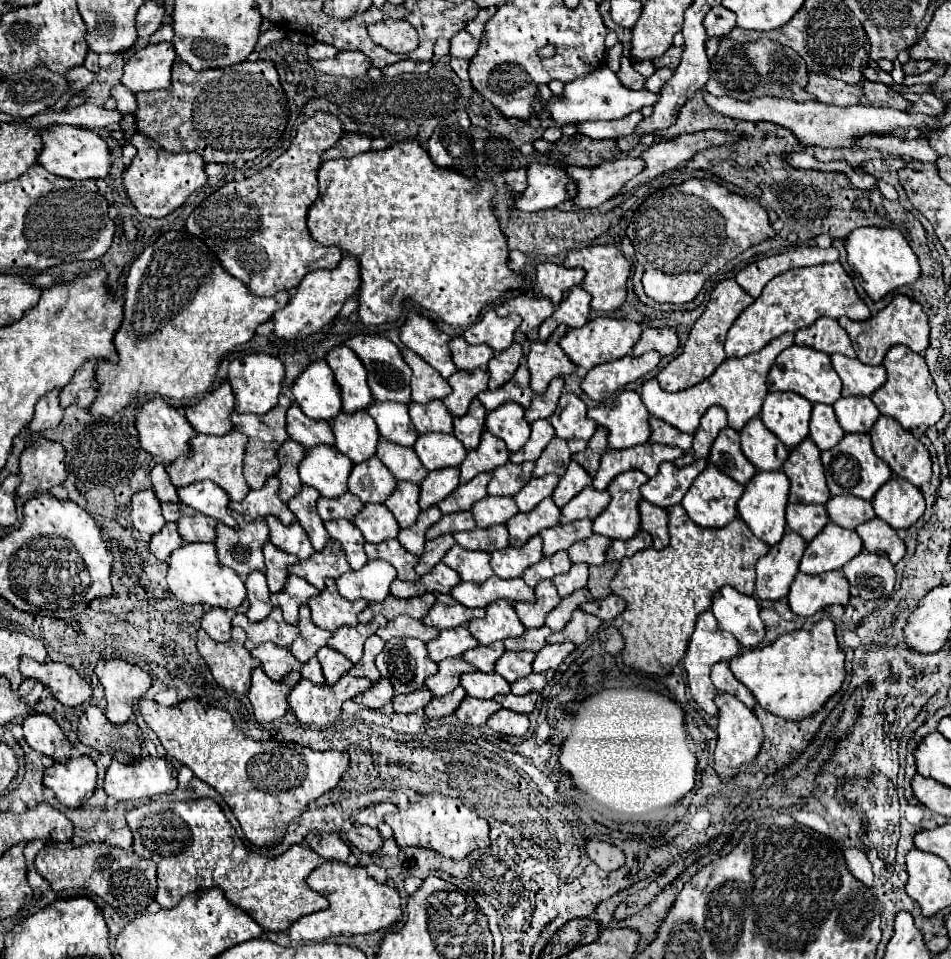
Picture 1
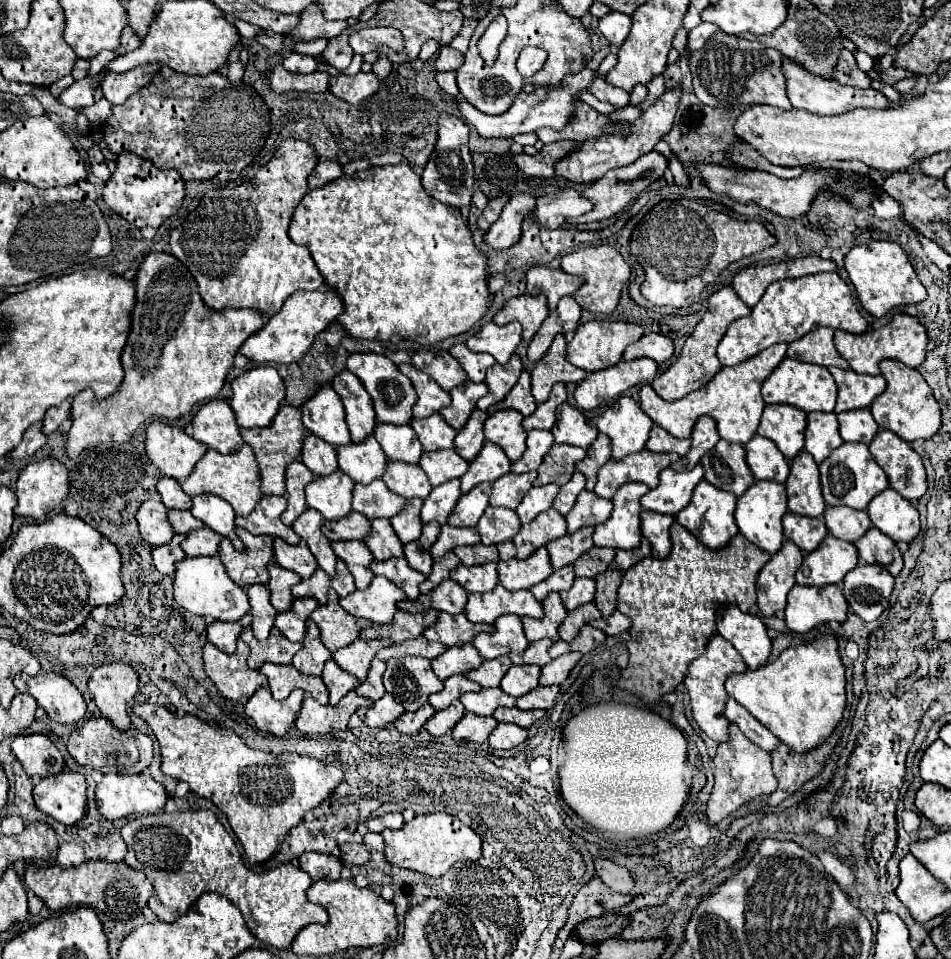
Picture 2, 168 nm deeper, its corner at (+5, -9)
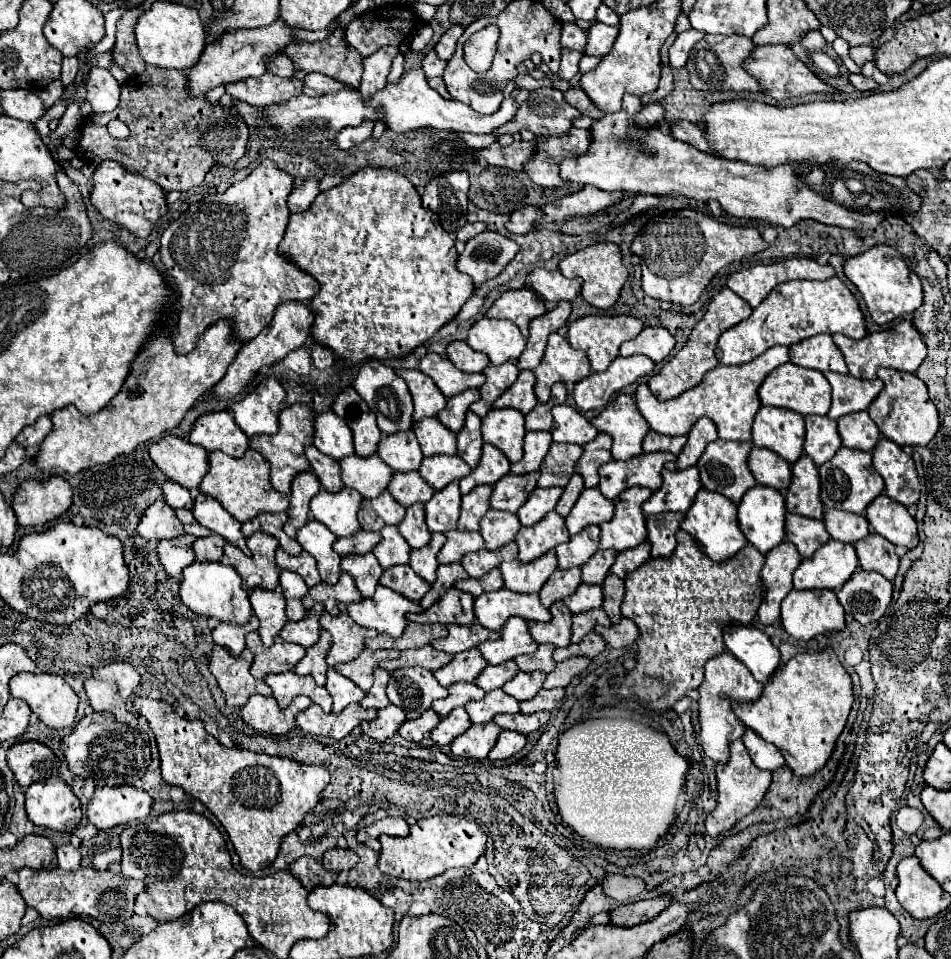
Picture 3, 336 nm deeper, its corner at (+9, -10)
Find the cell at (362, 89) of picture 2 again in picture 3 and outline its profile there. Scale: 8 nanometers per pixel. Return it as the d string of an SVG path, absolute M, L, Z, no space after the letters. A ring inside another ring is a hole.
M307 74L305 76L305 84L303 84L303 94L307 96L321 96L321 94L329 94L329 92L337 92L345 88L343 84L337 84L333 80L329 80L327 76L321 74Z

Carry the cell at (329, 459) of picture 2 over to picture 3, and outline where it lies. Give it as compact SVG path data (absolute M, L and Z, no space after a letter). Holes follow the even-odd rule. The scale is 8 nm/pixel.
M309 446L305 450L305 456L307 456L309 464L311 464L311 470L319 478L323 490L327 490L327 492L339 492L343 488L341 468L339 468L337 460L329 460L329 456L321 456L321 452L317 452L315 446Z

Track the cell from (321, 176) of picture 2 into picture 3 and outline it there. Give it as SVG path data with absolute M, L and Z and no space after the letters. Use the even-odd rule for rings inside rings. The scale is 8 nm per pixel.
M315 178L307 180L307 182L301 182L297 188L293 188L293 192L289 194L289 200L287 200L287 208L291 214L297 214L297 212L305 212L315 196L319 194L319 182Z

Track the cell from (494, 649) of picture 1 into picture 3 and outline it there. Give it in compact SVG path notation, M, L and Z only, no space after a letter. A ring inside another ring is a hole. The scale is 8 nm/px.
M513 660L505 662L505 664L499 664L499 666L487 666L481 672L481 676L475 680L475 684L479 688L483 688L485 692L491 692L491 690L503 688L503 684L509 682L517 672L519 672L519 668L517 668L517 664Z

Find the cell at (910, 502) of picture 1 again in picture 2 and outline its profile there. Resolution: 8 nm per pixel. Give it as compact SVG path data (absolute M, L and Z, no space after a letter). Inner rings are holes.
M891 487L867 507L871 523L893 541L913 541L919 533L919 511Z

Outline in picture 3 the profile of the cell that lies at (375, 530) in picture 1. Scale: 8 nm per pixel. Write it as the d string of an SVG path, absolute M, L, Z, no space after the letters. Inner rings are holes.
M385 526L381 530L381 536L383 536L383 540L373 550L379 564L383 568L391 568L391 566L397 566L397 564L409 564L411 546L399 534L399 528L397 526Z

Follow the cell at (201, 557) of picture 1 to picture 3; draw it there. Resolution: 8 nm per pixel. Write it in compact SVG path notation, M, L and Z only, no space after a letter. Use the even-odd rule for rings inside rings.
M193 562L183 570L181 578L181 600L189 604L195 614L213 616L221 622L231 624L247 624L253 610L247 592L243 590L243 580L227 562Z

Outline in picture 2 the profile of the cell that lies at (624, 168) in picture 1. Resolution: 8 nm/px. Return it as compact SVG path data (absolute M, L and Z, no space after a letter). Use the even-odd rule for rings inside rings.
M567 187L559 193L549 193L549 195L539 197L533 213L541 225L549 229L557 229L567 219L575 219L591 209L593 209L593 203L587 197L583 197L573 187Z

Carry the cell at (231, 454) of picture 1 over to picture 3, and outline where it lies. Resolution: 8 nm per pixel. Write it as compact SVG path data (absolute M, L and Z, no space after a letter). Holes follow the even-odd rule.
M249 448L243 458L231 458L225 456L223 452L211 452L211 470L203 478L199 490L203 494L213 496L239 522L247 522L261 512L287 512L289 508L289 496L271 488L269 464L253 448Z

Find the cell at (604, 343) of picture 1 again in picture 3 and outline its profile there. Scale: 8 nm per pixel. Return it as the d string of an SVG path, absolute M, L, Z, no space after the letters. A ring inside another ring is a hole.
M619 314L619 316L583 316L577 318L575 322L569 324L569 334L567 340L573 348L583 350L589 356L591 368L597 370L607 370L609 364L613 362L613 358L617 358L619 354L619 344L623 344L625 340L635 338L639 332L643 330L643 322L635 316L629 314Z

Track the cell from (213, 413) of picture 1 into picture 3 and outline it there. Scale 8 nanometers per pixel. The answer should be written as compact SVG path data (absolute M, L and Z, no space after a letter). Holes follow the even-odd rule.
M227 410L209 412L197 418L189 434L189 442L203 446L207 452L219 450L233 458L241 458L249 448L249 438L241 432L237 422L233 420L233 414Z

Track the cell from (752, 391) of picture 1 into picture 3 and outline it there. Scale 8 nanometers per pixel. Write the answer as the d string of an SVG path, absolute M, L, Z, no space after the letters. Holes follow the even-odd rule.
M773 346L767 352L763 352L761 356L757 356L755 360L741 364L741 366L719 364L713 370L709 370L695 388L685 390L683 394L679 394L677 398L673 398L669 402L657 400L651 394L647 384L639 384L639 388L635 392L637 408L643 414L643 418L647 420L649 428L659 432L659 434L683 436L691 430L691 426L699 418L707 416L717 424L721 440L745 442L745 440L751 440L751 424L753 424L757 410L761 408L761 400L757 394L761 382L767 378L769 372L773 372L777 366L787 364L787 362L789 362L789 348L787 346Z

